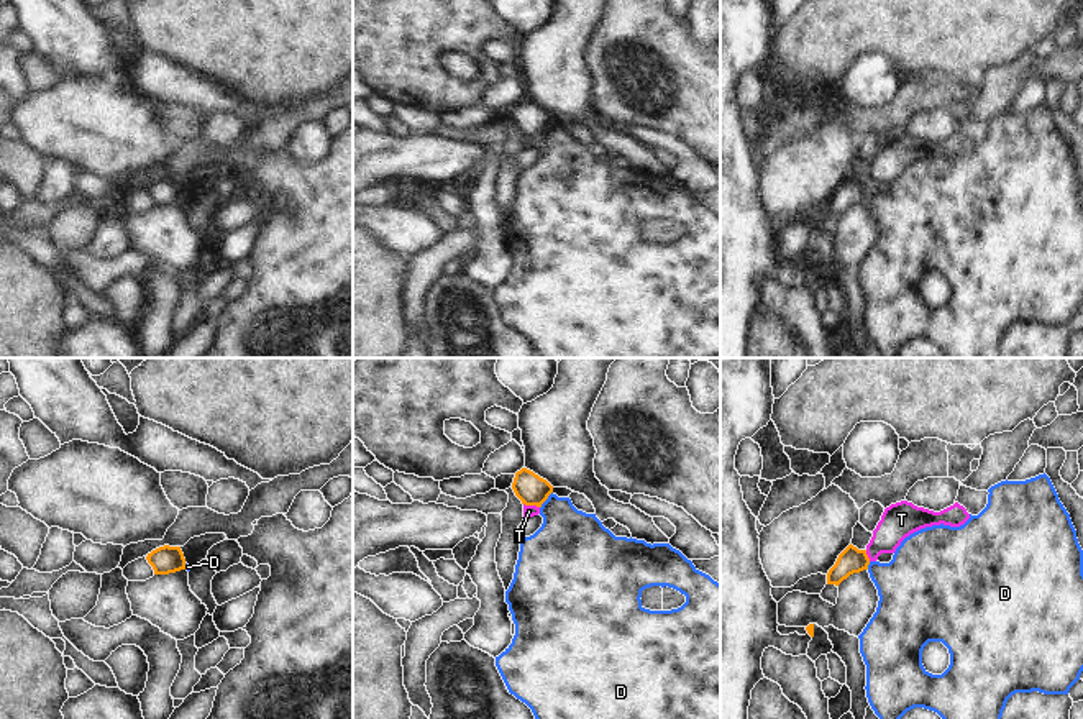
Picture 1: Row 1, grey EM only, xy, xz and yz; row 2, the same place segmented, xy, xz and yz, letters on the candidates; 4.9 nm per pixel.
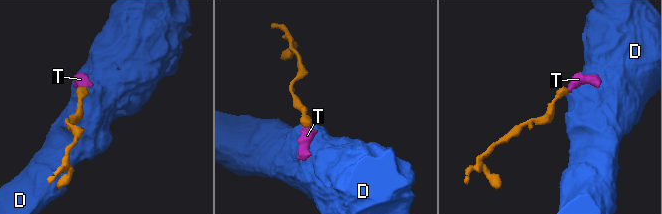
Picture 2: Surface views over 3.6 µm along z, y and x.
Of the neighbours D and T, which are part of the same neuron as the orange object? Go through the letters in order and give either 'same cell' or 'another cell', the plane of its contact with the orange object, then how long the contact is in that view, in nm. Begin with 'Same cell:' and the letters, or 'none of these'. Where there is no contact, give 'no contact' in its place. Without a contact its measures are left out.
Same cell: T
D: another cell; contact in xz; length 110 nm
T: same cell; contact in xz; length 80 nm

